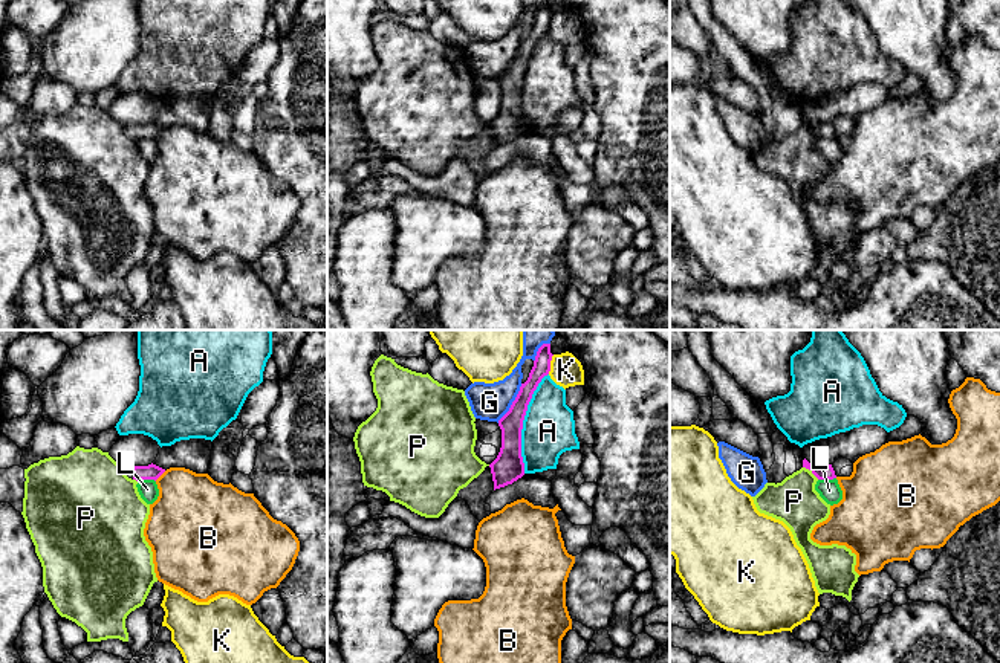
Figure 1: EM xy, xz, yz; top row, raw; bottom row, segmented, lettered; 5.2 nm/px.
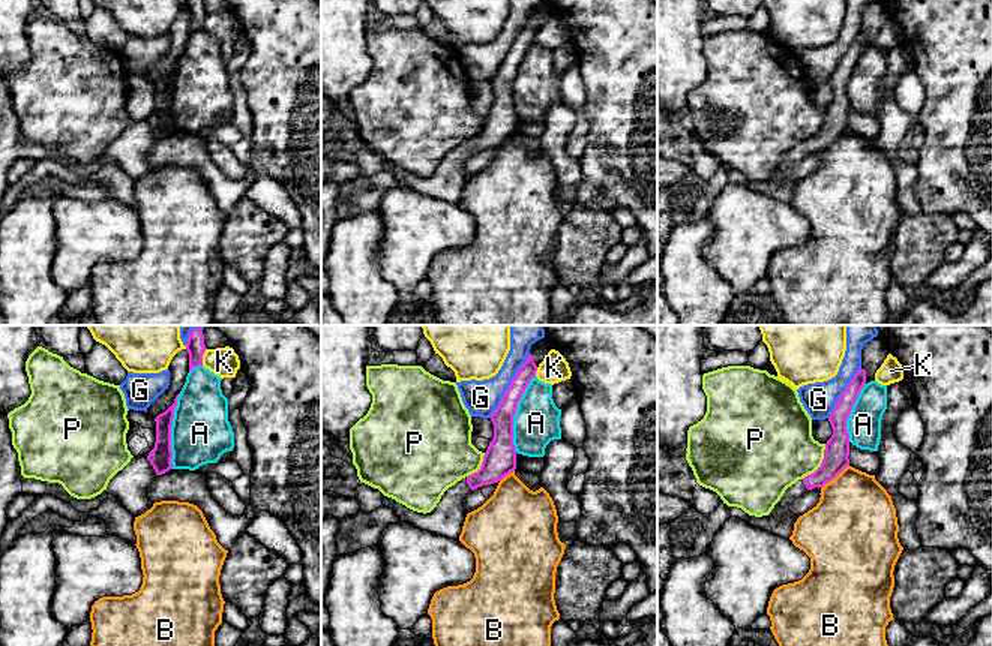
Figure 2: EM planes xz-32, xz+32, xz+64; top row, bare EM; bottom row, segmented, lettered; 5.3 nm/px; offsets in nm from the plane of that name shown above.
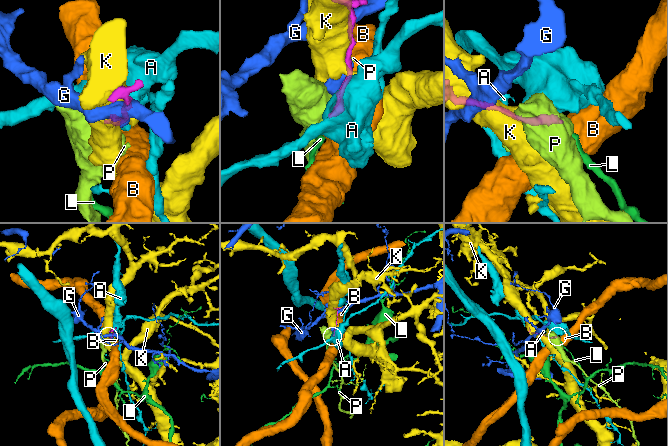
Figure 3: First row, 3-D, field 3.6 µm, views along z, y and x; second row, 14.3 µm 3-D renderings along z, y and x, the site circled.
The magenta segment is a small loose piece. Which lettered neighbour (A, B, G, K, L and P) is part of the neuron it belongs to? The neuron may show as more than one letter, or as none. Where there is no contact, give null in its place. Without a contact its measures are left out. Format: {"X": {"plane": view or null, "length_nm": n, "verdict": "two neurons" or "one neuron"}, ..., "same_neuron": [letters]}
{"A": {"plane": "xz", "length_nm": 550, "verdict": "two neurons"}, "B": {"plane": "xy", "length_nm": 80, "verdict": "two neurons"}, "G": {"plane": "xz", "length_nm": 240, "verdict": "two neurons"}, "K": {"plane": "xz", "length_nm": 110, "verdict": "two neurons"}, "L": {"plane": "xy", "length_nm": 100, "verdict": "two neurons"}, "P": {"plane": "yz", "length_nm": 110, "verdict": "two neurons"}, "same_neuron": []}

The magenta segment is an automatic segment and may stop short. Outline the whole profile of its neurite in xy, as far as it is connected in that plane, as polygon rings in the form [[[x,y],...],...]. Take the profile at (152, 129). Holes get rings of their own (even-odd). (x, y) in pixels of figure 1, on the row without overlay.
[[[151,121],[148,124],[125,124],[124,130],[128,136],[136,139],[141,139],[141,137],[156,139],[165,130],[165,127]]]

